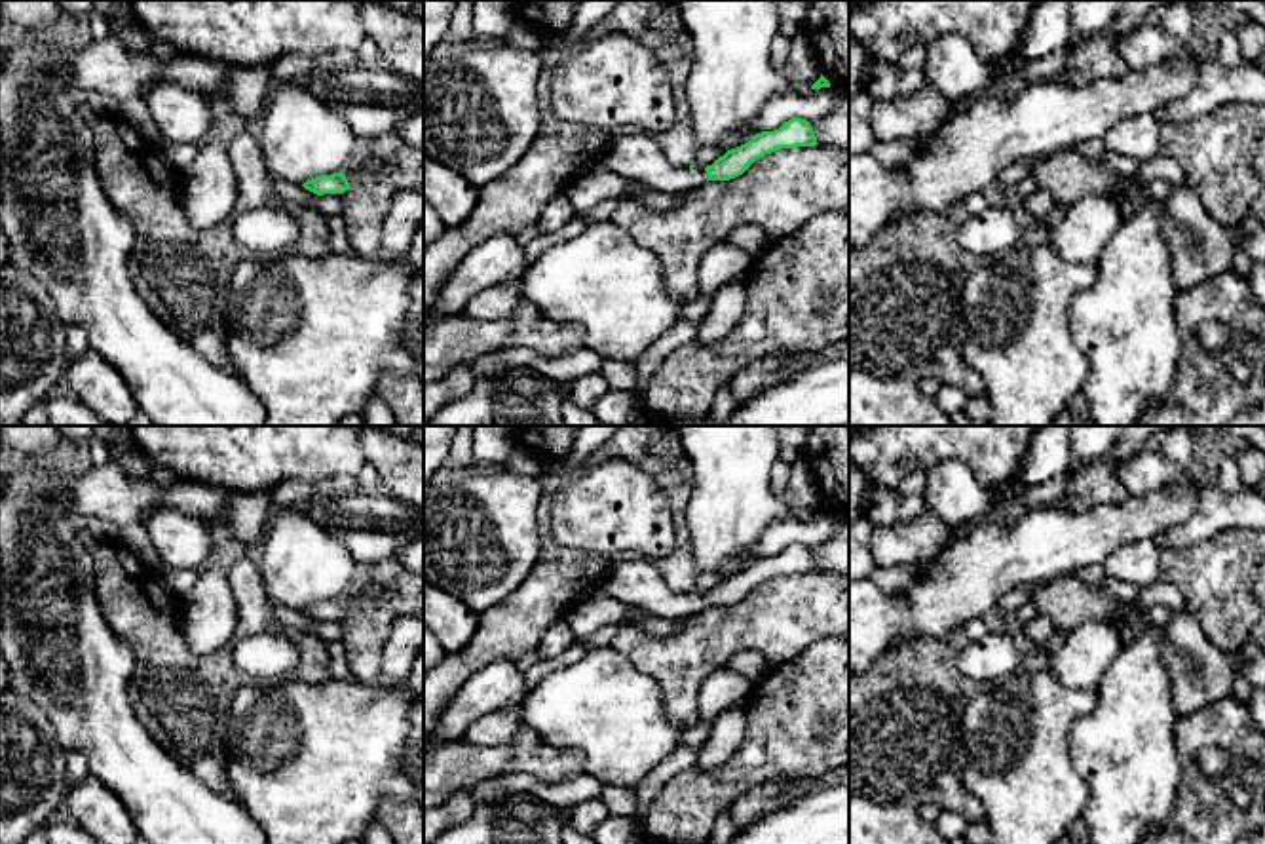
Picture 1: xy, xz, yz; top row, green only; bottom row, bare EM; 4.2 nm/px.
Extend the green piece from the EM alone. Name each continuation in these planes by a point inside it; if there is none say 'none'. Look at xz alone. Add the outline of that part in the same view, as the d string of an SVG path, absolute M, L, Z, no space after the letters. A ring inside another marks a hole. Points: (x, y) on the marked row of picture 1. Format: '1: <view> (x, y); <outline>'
1: xz (639, 158); M651 133L617 135L598 163L627 181L670 194L688 192L708 181L705 167L674 167Z

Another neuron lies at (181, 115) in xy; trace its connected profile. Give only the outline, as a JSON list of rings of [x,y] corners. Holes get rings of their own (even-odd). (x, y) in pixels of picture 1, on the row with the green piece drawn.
[[[158,84],[146,106],[167,141],[198,143],[211,125],[211,103],[177,84]]]

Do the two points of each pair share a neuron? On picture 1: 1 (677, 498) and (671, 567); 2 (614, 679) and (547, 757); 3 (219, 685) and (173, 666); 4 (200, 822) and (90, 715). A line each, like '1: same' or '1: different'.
1: same
2: different
3: same
4: same

